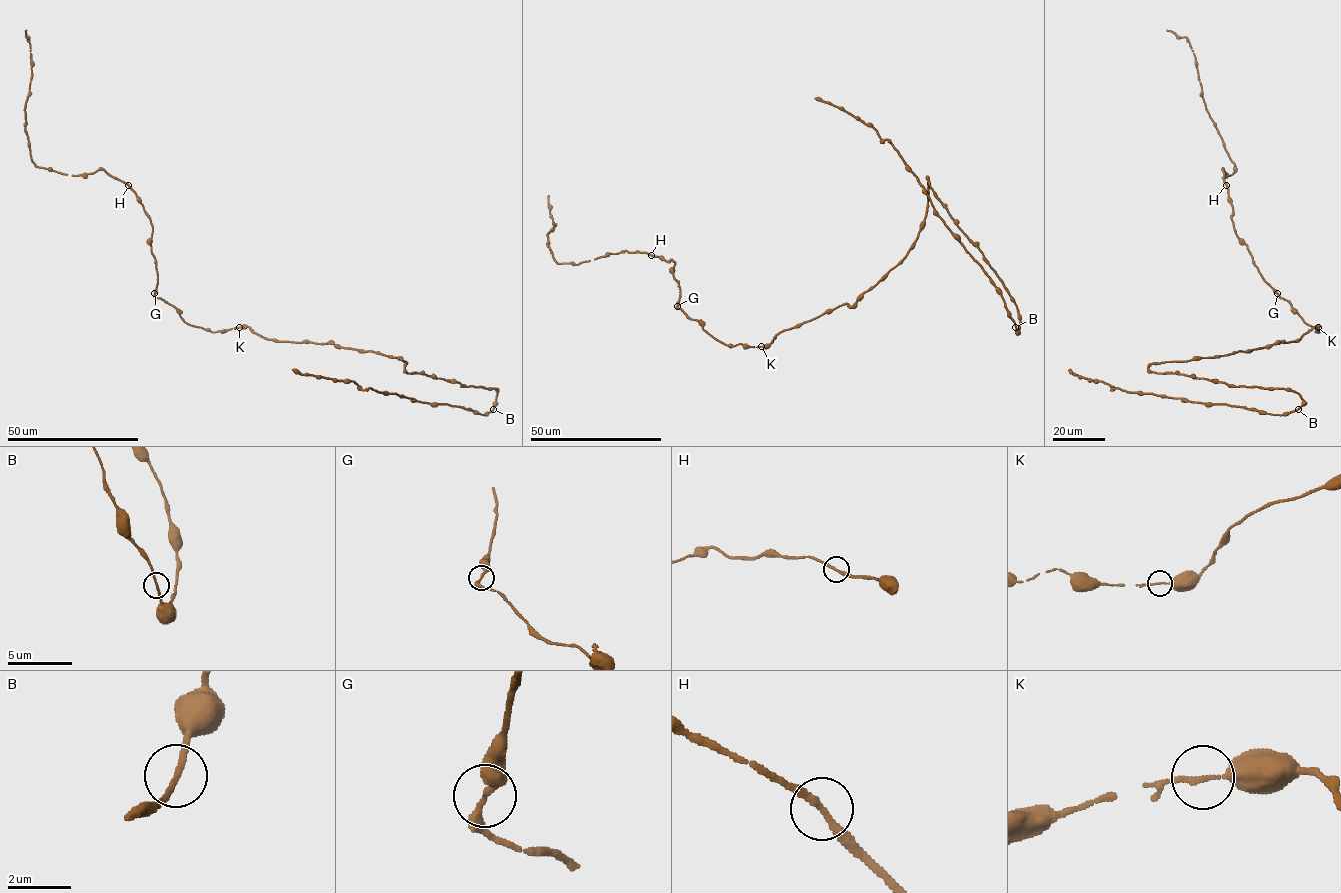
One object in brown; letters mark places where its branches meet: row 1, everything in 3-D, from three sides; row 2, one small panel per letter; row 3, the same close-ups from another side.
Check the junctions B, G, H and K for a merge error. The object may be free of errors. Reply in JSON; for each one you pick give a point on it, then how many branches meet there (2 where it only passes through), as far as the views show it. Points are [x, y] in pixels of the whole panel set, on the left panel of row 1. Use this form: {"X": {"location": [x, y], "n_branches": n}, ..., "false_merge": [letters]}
{"false_merge": []}

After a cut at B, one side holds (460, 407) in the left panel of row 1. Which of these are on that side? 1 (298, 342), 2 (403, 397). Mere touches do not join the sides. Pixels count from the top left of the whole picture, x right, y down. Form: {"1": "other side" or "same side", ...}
{"1": "other side", "2": "same side"}

